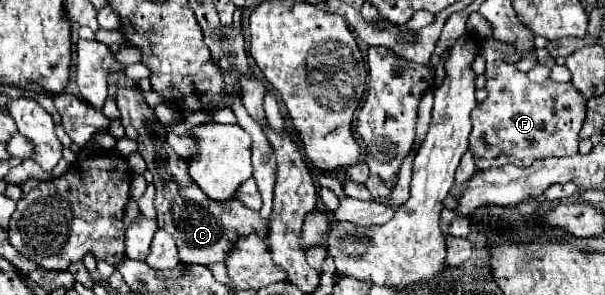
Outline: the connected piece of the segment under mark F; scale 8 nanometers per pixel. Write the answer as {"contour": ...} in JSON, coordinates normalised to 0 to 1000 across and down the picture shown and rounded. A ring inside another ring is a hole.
{"contour":[[[817,132],[793,139],[793,186],[800,186],[803,200],[807,329],[790,363],[790,376],[780,376],[777,505],[783,519],[783,553],[790,573],[826,566],[836,553],[846,553],[853,566],[876,566],[886,539],[945,532],[955,519],[955,451],[962,437],[962,410],[969,390],[969,342],[942,281],[919,281],[906,268],[889,288],[889,281],[873,275],[873,254],[860,247],[856,234],[826,234],[826,227],[836,227],[836,193],[846,180],[850,180],[850,153],[826,146]]]}

